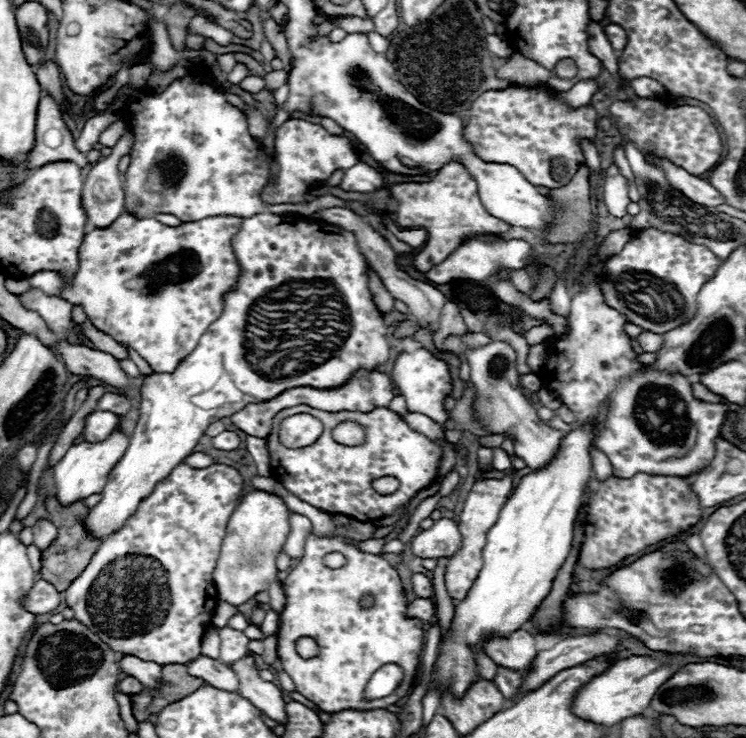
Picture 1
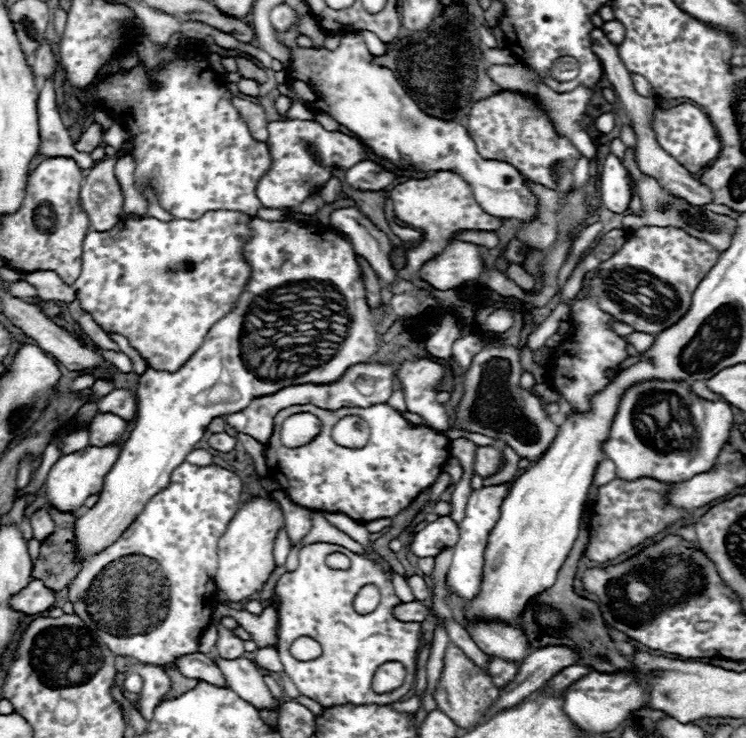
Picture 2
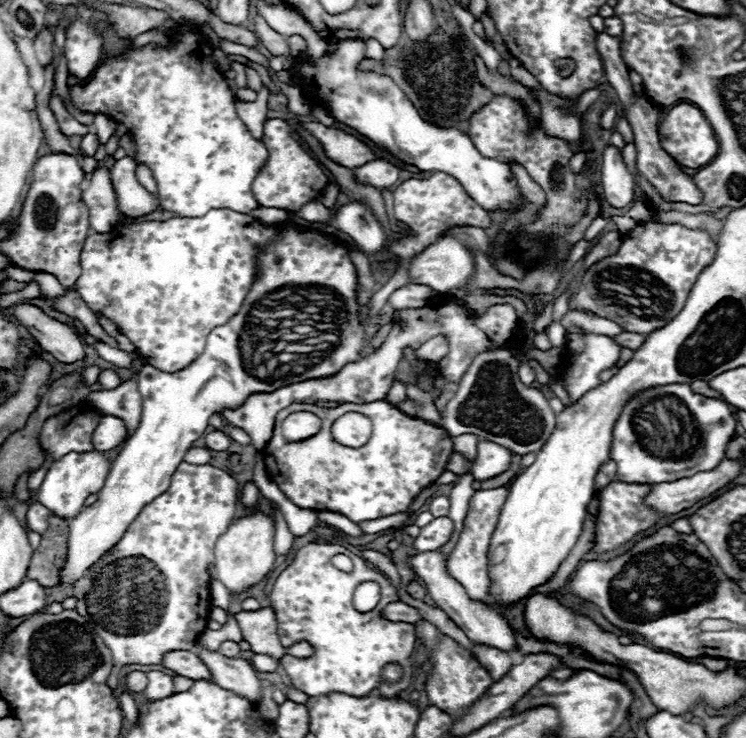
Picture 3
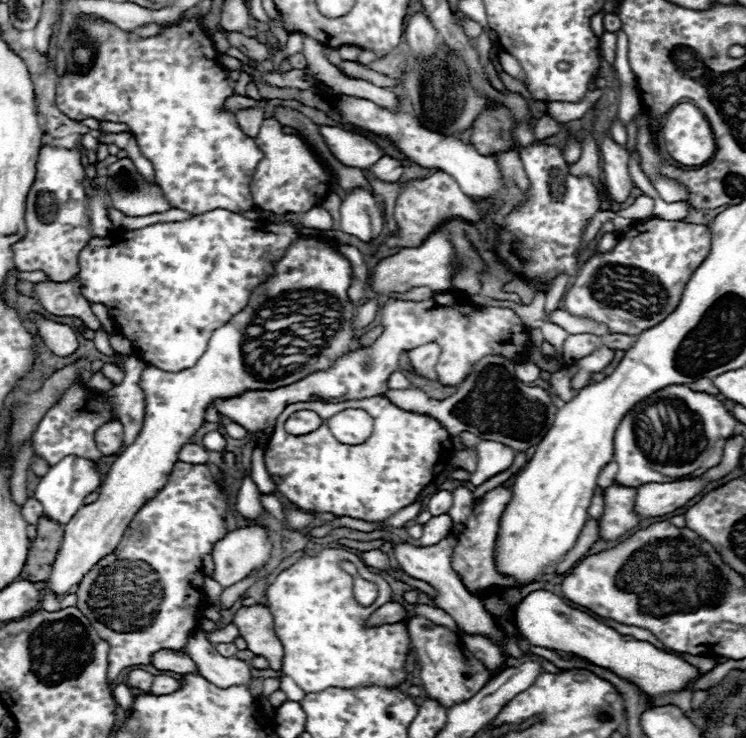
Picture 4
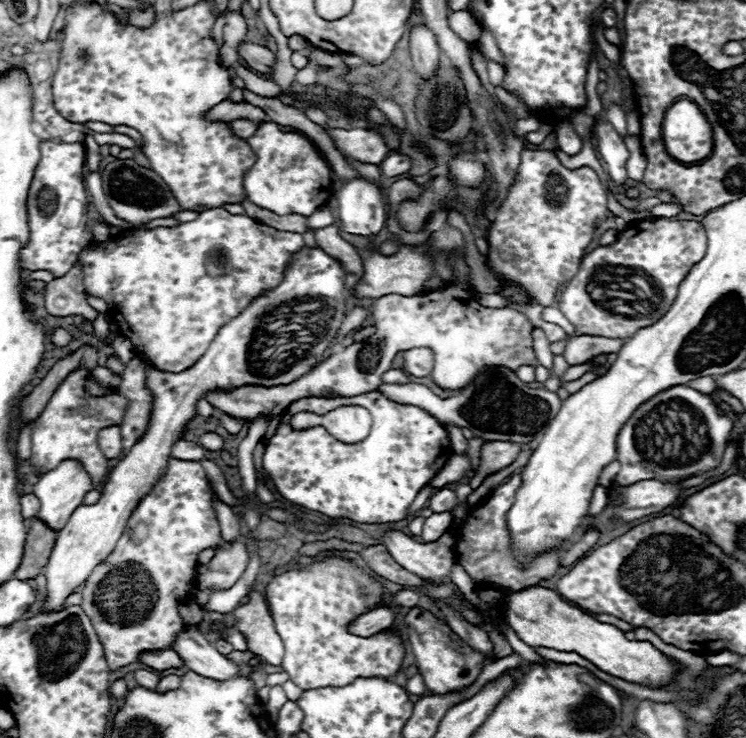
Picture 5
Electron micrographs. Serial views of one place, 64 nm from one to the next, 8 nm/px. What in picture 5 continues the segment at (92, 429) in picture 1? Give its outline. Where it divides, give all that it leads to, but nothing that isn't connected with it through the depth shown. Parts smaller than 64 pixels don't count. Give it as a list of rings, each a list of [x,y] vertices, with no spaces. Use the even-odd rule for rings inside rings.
[[[108,426],[98,432],[98,446],[106,458],[118,458],[122,454],[122,430],[120,426]]]

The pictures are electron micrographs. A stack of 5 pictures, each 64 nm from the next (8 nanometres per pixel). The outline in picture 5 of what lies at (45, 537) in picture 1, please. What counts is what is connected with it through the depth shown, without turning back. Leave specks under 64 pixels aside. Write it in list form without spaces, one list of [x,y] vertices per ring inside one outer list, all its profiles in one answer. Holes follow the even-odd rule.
[[[24,494],[24,496],[20,498],[20,506],[22,506],[22,516],[24,516],[26,520],[36,518],[36,514],[38,514],[38,510],[40,510],[40,502],[38,502],[38,498],[36,498],[34,494]]]

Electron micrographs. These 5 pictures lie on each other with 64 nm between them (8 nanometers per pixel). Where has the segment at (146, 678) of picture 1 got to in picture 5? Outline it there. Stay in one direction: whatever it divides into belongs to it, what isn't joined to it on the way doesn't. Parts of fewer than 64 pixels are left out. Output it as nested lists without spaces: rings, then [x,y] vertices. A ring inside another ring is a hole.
[[[164,676],[158,686],[156,686],[156,692],[170,692],[170,690],[176,690],[180,686],[180,678],[178,676]]]

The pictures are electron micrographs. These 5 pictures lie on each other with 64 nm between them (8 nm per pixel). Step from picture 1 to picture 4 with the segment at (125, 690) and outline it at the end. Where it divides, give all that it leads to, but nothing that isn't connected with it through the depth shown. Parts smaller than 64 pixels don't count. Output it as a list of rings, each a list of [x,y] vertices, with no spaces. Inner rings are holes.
[[[132,670],[132,672],[128,674],[128,686],[148,692],[150,686],[152,686],[152,674],[148,674],[148,672],[144,672],[144,670]]]

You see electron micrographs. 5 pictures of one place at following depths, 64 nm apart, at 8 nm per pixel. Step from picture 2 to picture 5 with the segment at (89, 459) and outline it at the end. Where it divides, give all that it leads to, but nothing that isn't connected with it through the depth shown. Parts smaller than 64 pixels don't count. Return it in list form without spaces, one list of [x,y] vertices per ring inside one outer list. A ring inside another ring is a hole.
[[[64,460],[60,462],[54,470],[48,470],[44,476],[40,476],[38,484],[34,486],[34,496],[38,496],[40,500],[40,510],[38,510],[38,518],[44,524],[50,524],[50,528],[60,530],[72,516],[72,512],[82,504],[84,496],[92,490],[92,478],[90,474],[84,470],[84,466],[78,460]]]

